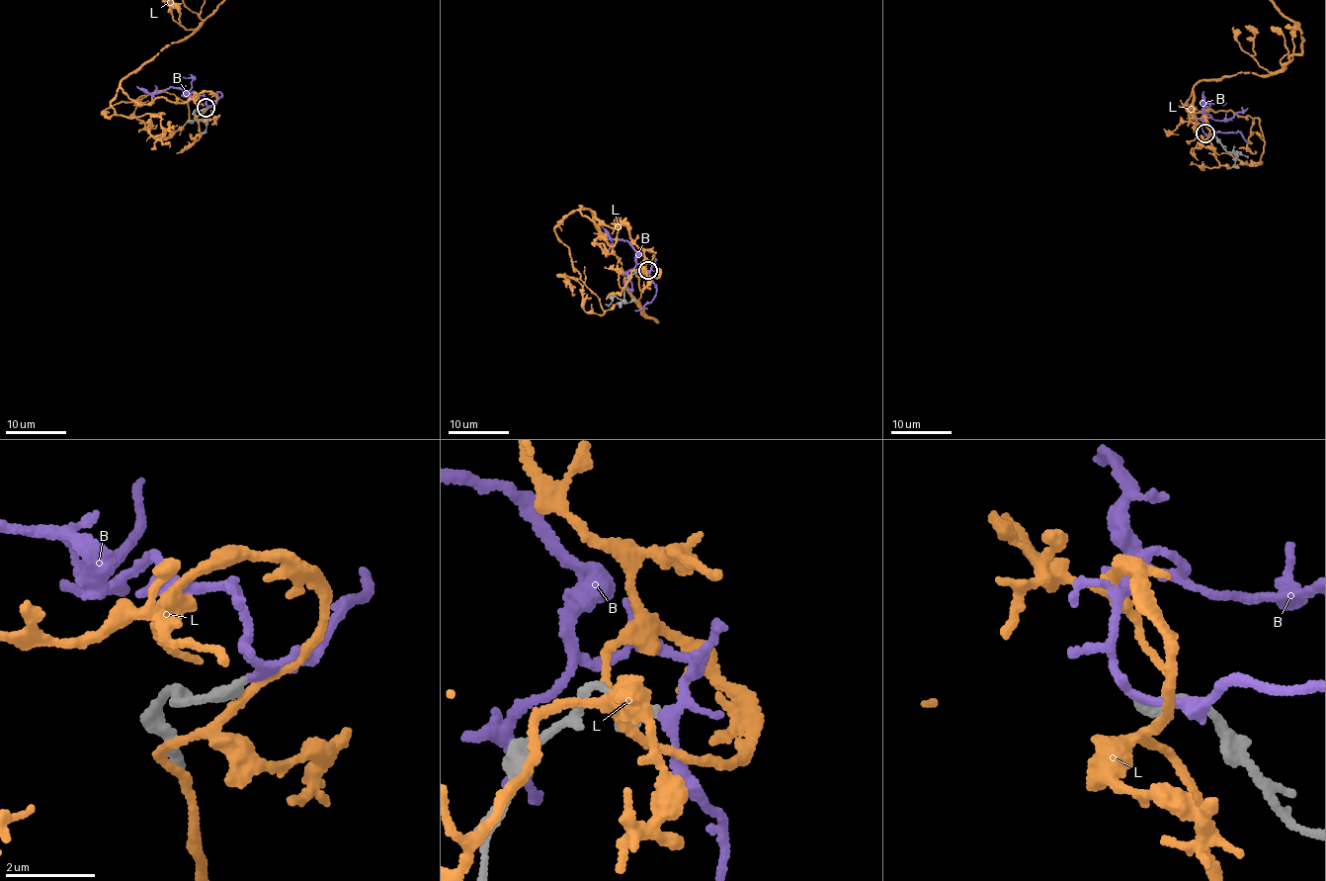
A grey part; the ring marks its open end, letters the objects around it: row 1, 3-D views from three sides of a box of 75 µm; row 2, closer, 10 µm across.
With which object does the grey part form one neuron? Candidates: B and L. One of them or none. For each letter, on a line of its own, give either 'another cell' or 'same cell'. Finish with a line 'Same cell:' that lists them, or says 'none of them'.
B: same cell
L: another cell
Same cell: B

